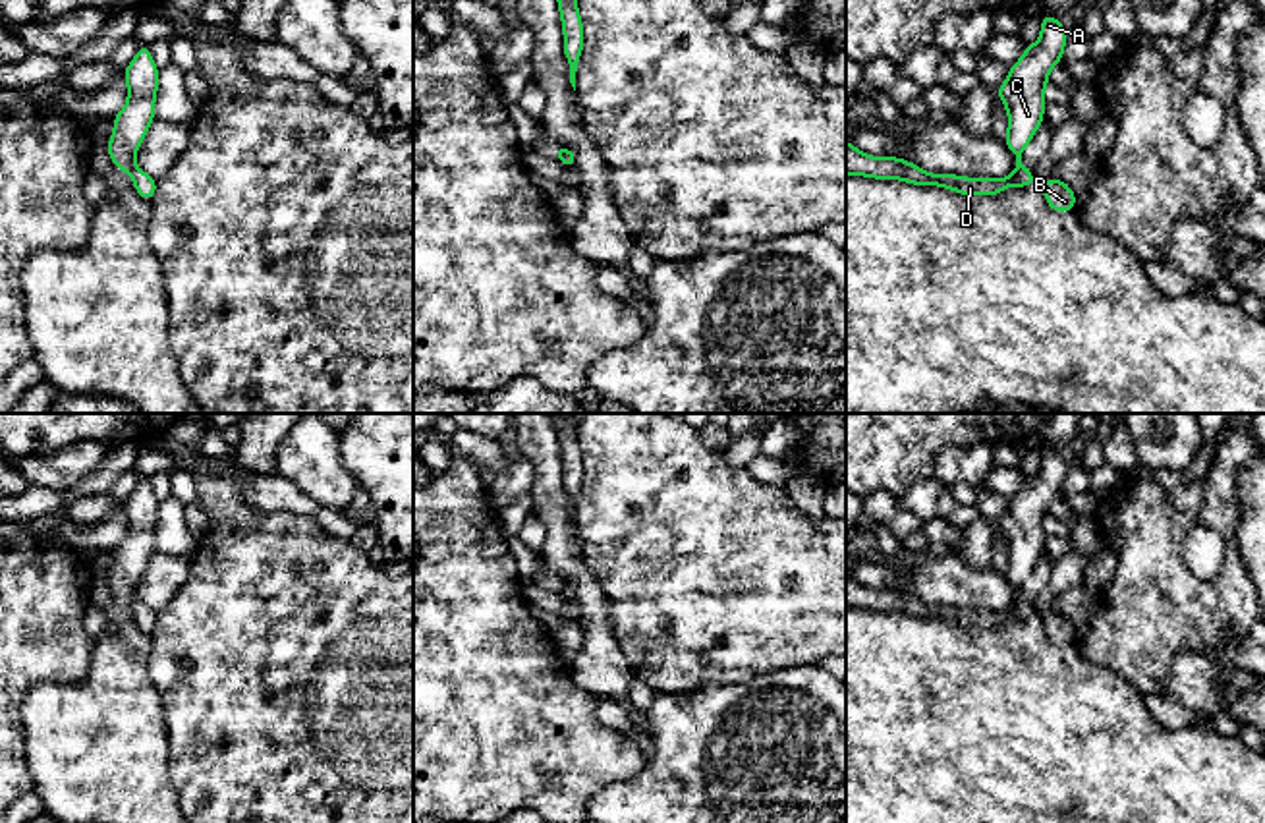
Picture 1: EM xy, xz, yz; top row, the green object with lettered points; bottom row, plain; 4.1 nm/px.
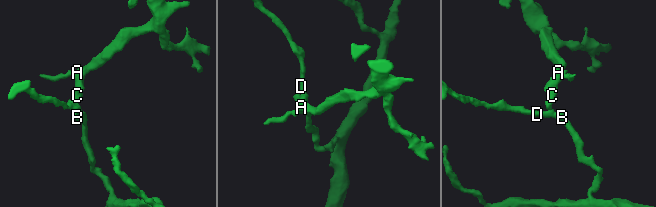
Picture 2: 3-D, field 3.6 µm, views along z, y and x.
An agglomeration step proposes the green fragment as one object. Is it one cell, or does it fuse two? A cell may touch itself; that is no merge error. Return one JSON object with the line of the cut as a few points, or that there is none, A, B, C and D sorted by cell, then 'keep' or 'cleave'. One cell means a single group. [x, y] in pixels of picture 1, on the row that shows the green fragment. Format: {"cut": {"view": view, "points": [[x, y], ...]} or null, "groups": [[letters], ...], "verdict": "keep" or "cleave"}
{"cut": {"view": "xy", "points": [[136, 167], [130, 172]]}, "groups": [["A", "C"], ["B", "D"]], "verdict": "cleave"}

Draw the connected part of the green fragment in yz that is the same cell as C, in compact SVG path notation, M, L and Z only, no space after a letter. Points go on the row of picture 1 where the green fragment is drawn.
M1041 15L1041 37L1027 44L1022 58L1010 66L1010 73L997 87L998 99L1008 112L1006 147L1016 156L1016 170L1022 168L1022 153L1043 124L1049 71L1062 62L1068 33L1053 15Z

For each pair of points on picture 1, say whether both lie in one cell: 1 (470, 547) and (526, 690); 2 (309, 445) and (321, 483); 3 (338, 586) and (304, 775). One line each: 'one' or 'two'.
1: one
2: one
3: one

